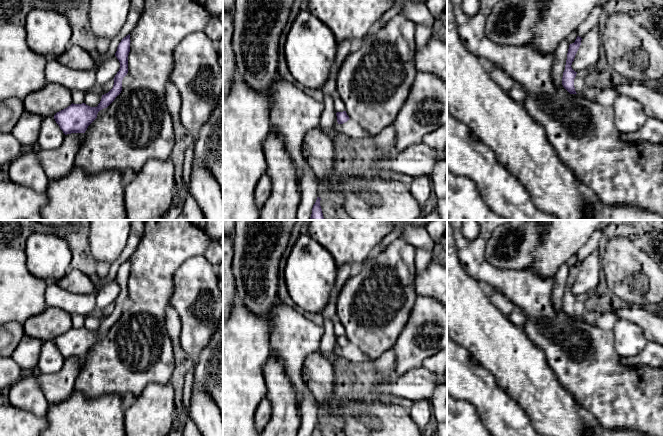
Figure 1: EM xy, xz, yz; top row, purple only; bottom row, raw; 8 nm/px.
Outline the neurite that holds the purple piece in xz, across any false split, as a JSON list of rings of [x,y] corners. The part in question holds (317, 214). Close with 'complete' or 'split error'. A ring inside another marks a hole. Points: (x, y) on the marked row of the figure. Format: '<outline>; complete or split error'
[[[317,197],[317,200],[312,208],[312,214],[309,220],[324,220],[322,209],[320,206],[321,198]]]; complete

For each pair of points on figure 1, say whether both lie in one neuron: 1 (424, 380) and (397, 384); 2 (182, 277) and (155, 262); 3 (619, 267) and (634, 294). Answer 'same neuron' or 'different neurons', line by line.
1: same neuron
2: different neurons
3: same neuron

